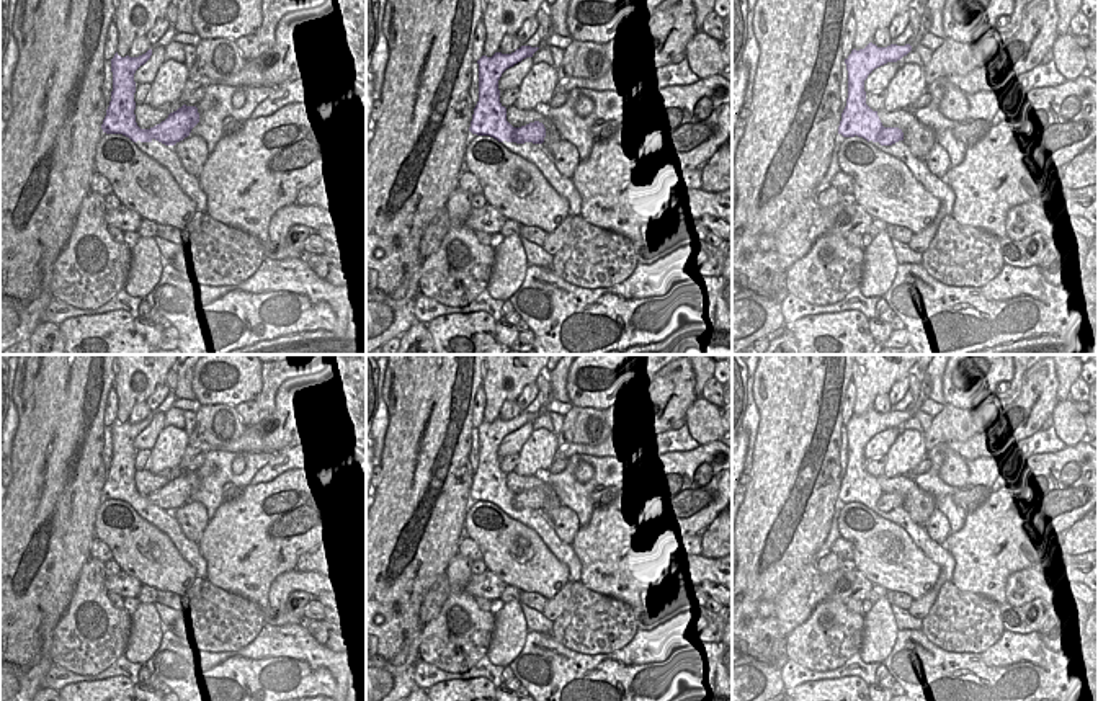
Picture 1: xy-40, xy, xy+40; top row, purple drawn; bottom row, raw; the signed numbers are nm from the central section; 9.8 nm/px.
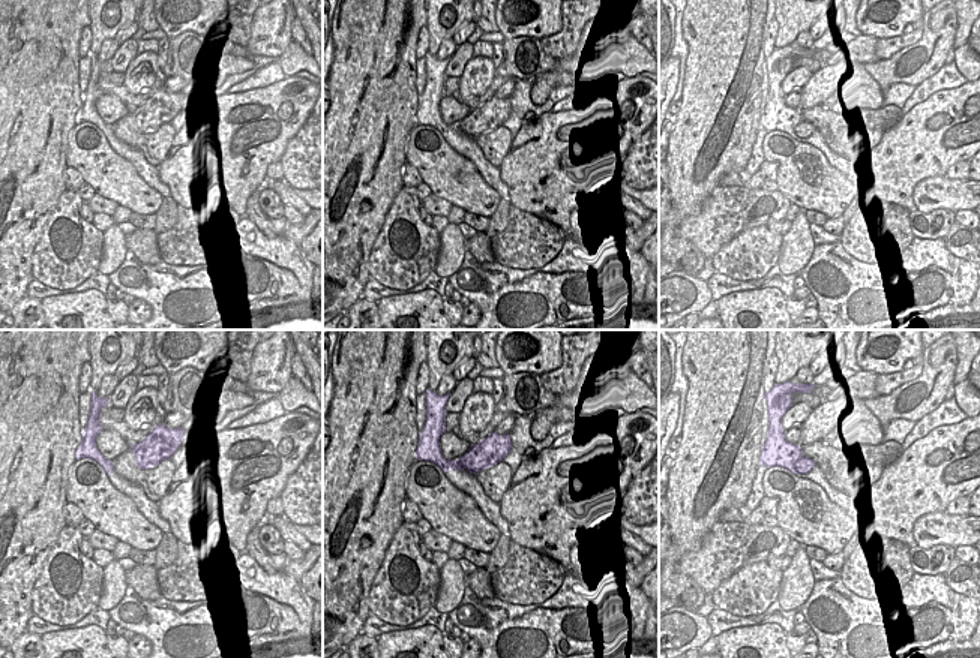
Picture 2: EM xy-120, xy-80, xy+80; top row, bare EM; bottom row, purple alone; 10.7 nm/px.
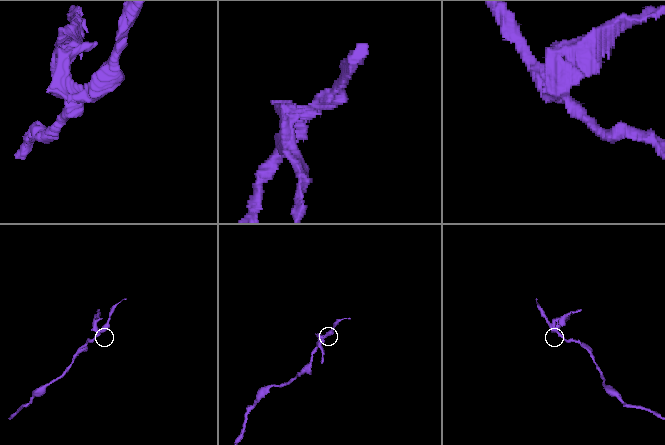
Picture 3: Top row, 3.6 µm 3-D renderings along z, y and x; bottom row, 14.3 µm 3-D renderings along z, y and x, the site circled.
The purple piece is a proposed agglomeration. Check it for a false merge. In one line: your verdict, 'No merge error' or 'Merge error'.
Merge error

